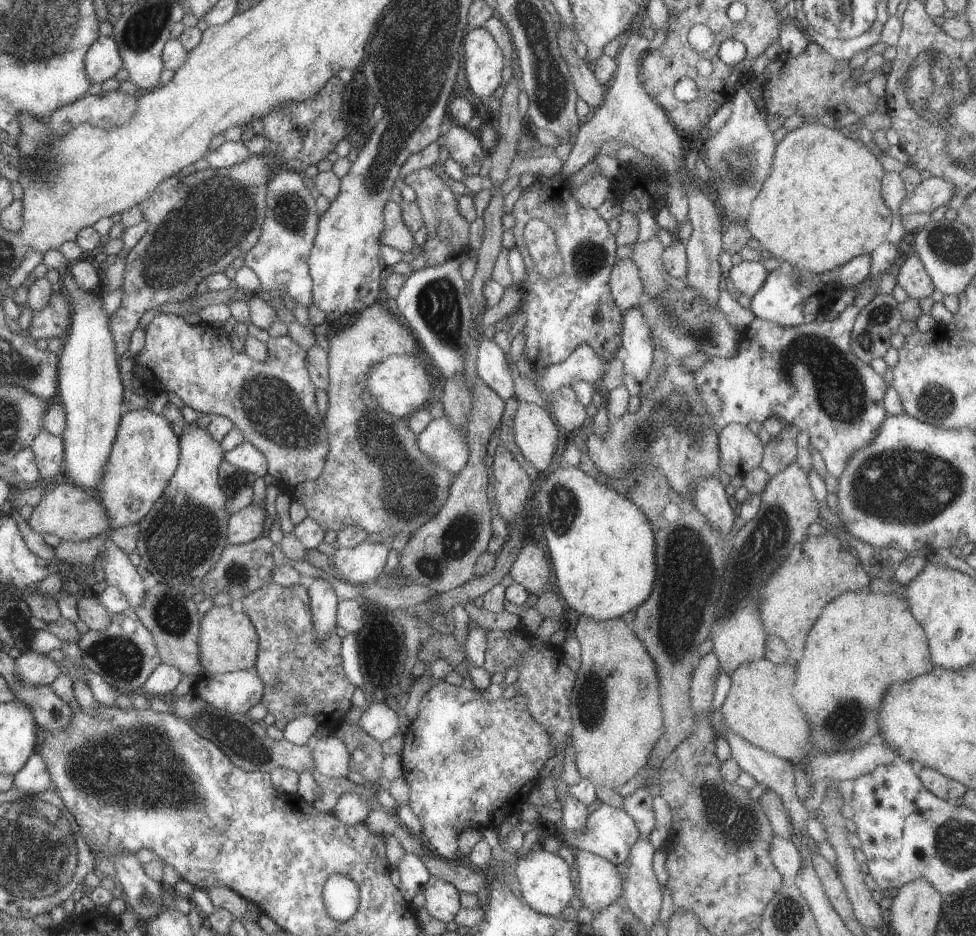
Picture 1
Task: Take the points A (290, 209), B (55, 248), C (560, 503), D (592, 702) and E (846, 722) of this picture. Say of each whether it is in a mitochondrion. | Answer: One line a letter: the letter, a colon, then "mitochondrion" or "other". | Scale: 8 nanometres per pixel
A: mitochondrion
B: other
C: mitochondrion
D: mitochondrion
E: mitochondrion

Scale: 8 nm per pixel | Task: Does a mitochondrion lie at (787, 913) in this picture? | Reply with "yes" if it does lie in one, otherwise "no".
yes

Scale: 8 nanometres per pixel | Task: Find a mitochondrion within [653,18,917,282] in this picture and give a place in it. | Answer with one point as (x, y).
(735, 161)

